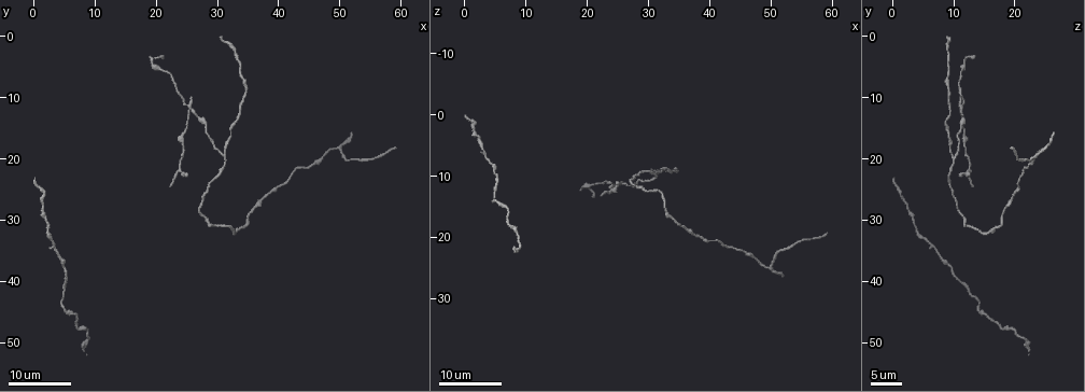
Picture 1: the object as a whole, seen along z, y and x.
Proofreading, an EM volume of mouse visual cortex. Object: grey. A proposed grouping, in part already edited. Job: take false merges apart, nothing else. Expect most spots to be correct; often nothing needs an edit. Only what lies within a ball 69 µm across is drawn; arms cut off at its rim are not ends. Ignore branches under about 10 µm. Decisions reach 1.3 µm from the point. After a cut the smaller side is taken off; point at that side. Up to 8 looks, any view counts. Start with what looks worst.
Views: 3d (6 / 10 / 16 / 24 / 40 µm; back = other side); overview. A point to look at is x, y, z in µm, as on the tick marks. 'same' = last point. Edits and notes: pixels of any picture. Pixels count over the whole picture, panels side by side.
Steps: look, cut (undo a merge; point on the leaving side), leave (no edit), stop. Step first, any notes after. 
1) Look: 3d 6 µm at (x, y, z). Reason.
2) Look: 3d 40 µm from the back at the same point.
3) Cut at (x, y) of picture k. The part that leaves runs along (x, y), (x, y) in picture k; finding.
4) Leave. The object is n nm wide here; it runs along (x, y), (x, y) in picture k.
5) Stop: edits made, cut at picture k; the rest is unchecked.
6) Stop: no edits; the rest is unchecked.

Look: 3d 16 µm at (31.0, 19.5, 10.5). Side arm on a straight run.

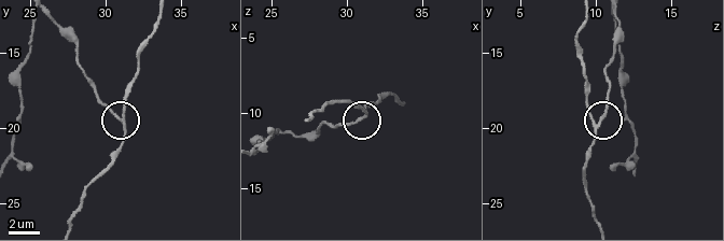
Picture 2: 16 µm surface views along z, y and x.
Look: 3d 10 µm at (31.4, 19.6, 10.0).

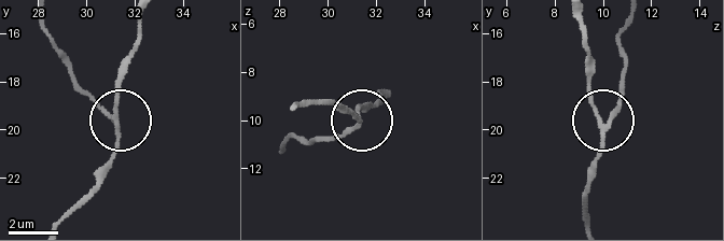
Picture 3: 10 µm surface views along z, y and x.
Leave. It runs along (47, 32), (70, 73), (117, 118), (120, 69) in picture 3; all the same cell.

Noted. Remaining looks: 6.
Look: 3d 16 µm at (3.0, 33.5, 6.0). Side arm on a straight run.

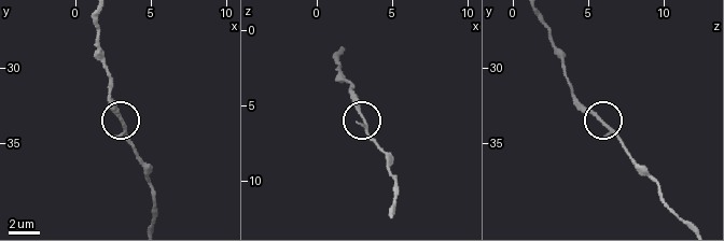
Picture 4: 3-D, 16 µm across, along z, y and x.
Look: 3d 10 µm at (3.0, 33.4, 5.6). Closer look.

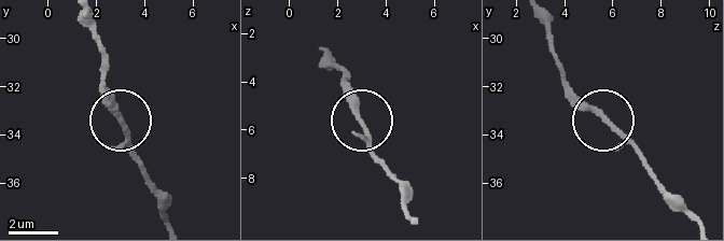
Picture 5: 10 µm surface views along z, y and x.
Leave. 3 arms meet here; one cell here.

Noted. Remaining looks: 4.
Look: 3d 16 µm at (29.0, 31.0, 12.0). Thick turns thin.

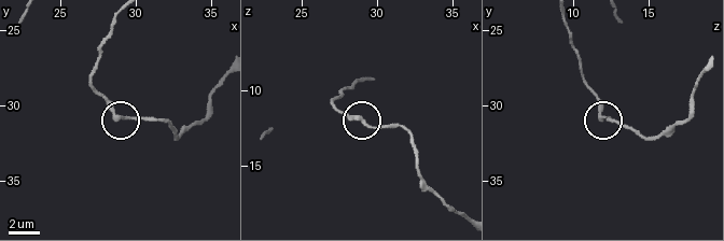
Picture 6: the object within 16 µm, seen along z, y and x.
Look: 3d 6 µm at (29.0, 30.8, 12.0).

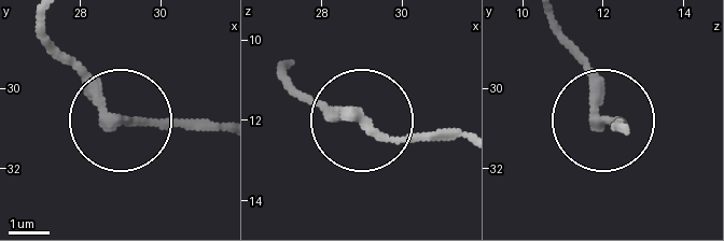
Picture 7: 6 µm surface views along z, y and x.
Leave. It runs along (551, 24), (582, 66), (596, 113), (620, 127) in picture 7; one cell here.

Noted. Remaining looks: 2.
Look: 3d 16 µm at (4.5, 36.5, 8.5).

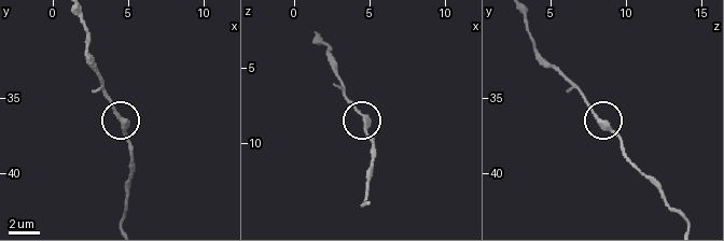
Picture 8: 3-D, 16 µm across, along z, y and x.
Look: 3d 6 µm at (4.6, 36.6, 8.2).

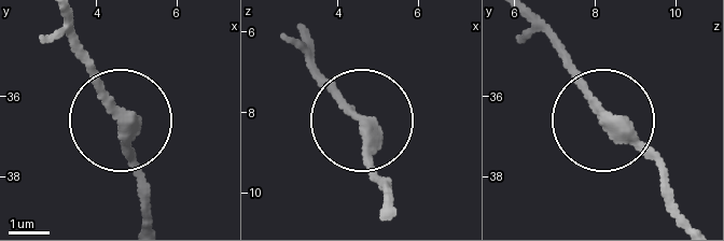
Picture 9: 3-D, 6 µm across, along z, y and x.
Leave. The object is 310 nm wide here; continuous, no second cell.

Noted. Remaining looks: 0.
Stop: no edits; the rest is unchecked.

